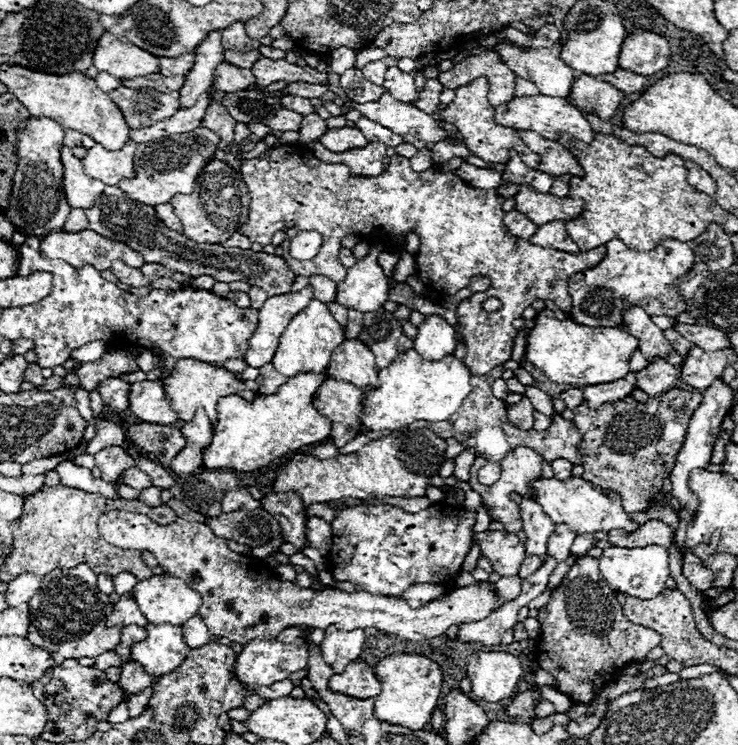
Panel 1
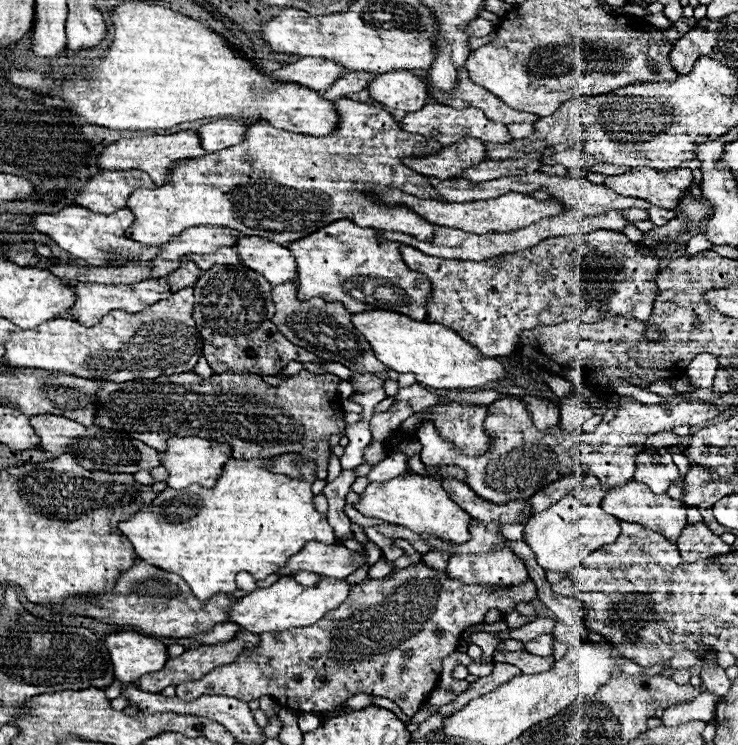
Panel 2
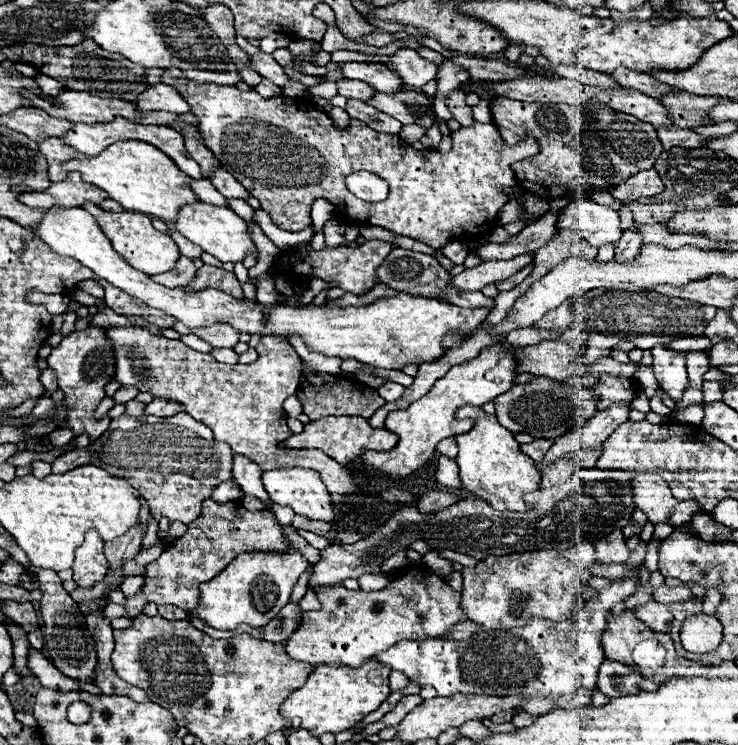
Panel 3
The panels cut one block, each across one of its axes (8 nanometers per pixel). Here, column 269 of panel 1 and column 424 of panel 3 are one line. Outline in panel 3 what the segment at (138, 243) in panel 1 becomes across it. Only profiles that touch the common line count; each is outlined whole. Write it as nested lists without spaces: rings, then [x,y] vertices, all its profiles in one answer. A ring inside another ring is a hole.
[[[394,248],[394,252],[388,254],[388,258],[384,260],[384,264],[378,268],[378,278],[380,282],[388,284],[390,288],[398,290],[398,292],[406,292],[406,294],[420,296],[434,296],[440,294],[442,298],[448,300],[451,304],[462,308],[488,308],[494,310],[494,298],[486,298],[481,292],[458,292],[456,289],[448,286],[450,274],[444,272],[444,268],[440,266],[440,262],[434,256],[422,254],[422,252],[412,252],[412,250],[402,250],[402,248]]]

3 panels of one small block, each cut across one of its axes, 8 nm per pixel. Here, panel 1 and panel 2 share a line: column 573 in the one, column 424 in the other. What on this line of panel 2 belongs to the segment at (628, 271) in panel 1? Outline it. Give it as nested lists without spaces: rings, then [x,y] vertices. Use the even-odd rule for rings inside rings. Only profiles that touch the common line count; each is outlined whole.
[[[334,220],[332,224],[320,228],[306,238],[294,240],[288,244],[292,256],[296,258],[296,282],[298,282],[298,300],[310,298],[324,298],[328,302],[342,302],[344,308],[352,314],[366,312],[366,310],[390,310],[398,312],[416,320],[426,320],[426,298],[430,296],[428,278],[420,272],[410,270],[398,248],[400,244],[388,242],[376,234],[372,228],[360,228],[350,220]]]

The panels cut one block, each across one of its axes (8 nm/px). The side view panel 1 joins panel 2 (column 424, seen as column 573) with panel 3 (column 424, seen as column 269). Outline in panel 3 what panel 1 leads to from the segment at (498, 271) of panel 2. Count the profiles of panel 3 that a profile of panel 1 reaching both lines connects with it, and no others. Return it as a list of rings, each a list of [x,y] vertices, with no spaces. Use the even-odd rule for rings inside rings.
[[[176,78],[172,86],[190,104],[190,112],[198,118],[198,130],[202,134],[204,146],[214,152],[218,162],[254,196],[272,222],[288,232],[298,232],[312,224],[310,206],[316,198],[324,198],[338,206],[336,214],[342,218],[352,218],[364,222],[364,226],[382,226],[396,234],[416,238],[432,248],[442,248],[446,242],[468,236],[472,232],[486,234],[498,224],[498,212],[508,202],[504,188],[516,186],[516,176],[512,170],[514,162],[538,154],[538,144],[532,136],[522,136],[518,144],[506,146],[498,128],[494,124],[476,122],[472,128],[454,130],[452,150],[448,154],[438,154],[432,150],[416,150],[408,142],[400,140],[396,134],[382,134],[368,128],[364,122],[354,120],[350,128],[336,128],[332,118],[318,110],[312,102],[302,98],[262,98],[256,90],[238,90],[234,86],[220,84],[196,84],[188,78]],[[358,170],[374,172],[388,182],[390,194],[384,202],[368,204],[356,200],[344,184],[348,174]]]

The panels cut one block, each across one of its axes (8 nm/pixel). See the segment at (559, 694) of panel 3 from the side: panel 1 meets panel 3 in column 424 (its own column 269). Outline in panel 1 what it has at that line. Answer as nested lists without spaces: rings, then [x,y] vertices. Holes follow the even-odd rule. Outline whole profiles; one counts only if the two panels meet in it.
[[[256,638],[256,640],[250,640],[244,646],[242,654],[236,658],[234,676],[246,684],[270,686],[274,682],[286,680],[290,674],[304,670],[306,666],[308,666],[308,644],[302,638],[294,640],[294,644],[282,644],[276,638],[270,638],[270,640],[258,640]]]

